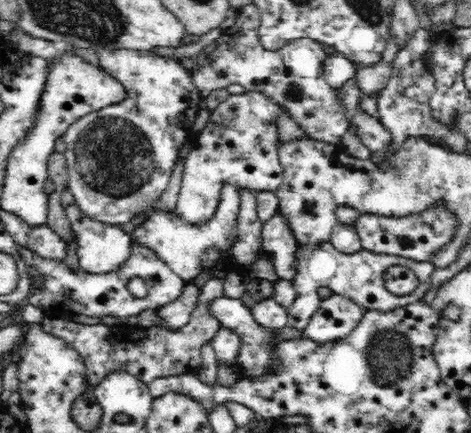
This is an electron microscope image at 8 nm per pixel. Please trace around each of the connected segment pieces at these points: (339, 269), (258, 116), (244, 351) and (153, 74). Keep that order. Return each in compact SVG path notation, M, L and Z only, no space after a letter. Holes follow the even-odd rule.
M329 241L314 245L297 244L296 256L296 275L290 285L296 289L297 296L294 303L287 310L288 324L290 328L304 330L311 317L316 313L320 306L320 296L318 288L325 286L332 290L333 293L344 296L352 300L355 304L366 310L390 311L397 307L407 306L418 300L430 298L435 289L432 284L432 274L438 272L438 267L432 262L417 262L410 258L403 258L388 254L375 254L368 250L360 250L353 254L342 253ZM390 266L406 266L410 268L418 278L418 286L411 294L397 296L391 294L384 287L384 272Z
M258 91L230 95L226 102L209 111L205 127L195 134L195 147L184 163L183 179L175 212L190 224L204 224L220 202L222 182L252 191L275 191L283 183L284 167L279 159L280 115L287 110L274 98Z
M221 297L209 303L209 312L212 314L213 319L216 319L219 327L230 330L236 333L241 339L240 352L237 358L237 364L234 370L242 378L244 377L260 377L268 370L268 364L272 362L274 353L272 353L272 338L276 333L271 333L262 329L256 319L253 318L251 310L247 308L240 299Z
M102 49L98 57L100 67L124 87L124 99L73 122L63 136L65 151L62 157L68 161L70 172L67 188L80 212L96 222L122 225L141 213L147 216L157 208L176 164L178 150L193 136L194 118L202 110L200 102L204 96L196 88L191 73L175 59L128 49Z

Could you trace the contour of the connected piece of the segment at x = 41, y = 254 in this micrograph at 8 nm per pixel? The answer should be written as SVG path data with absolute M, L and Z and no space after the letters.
M39 225L28 235L27 247L31 249L38 258L64 264L66 260L66 248L69 243L62 240L56 232L52 232L46 225Z

